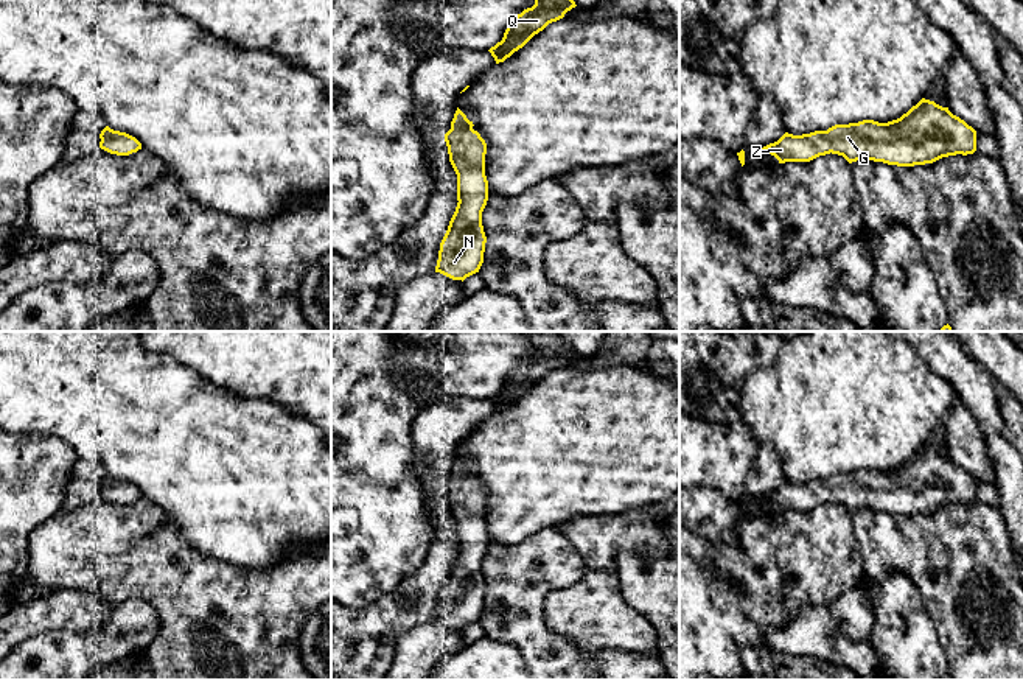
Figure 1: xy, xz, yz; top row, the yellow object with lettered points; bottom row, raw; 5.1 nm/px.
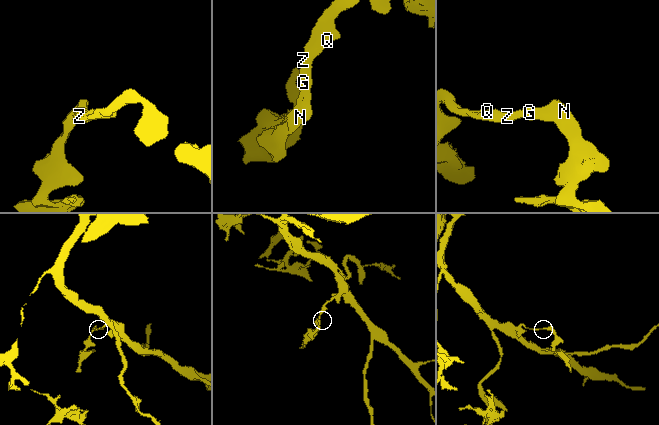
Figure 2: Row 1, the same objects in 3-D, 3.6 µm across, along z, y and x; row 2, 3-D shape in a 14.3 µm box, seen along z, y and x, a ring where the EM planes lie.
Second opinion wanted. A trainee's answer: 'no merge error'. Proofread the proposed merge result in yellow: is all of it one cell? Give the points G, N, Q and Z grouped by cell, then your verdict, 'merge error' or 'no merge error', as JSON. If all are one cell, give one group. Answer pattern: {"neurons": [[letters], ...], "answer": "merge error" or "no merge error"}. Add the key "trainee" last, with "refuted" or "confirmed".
{"neurons": [["G", "N", "Q", "Z"]], "answer": "no merge error", "trainee": "confirmed"}

